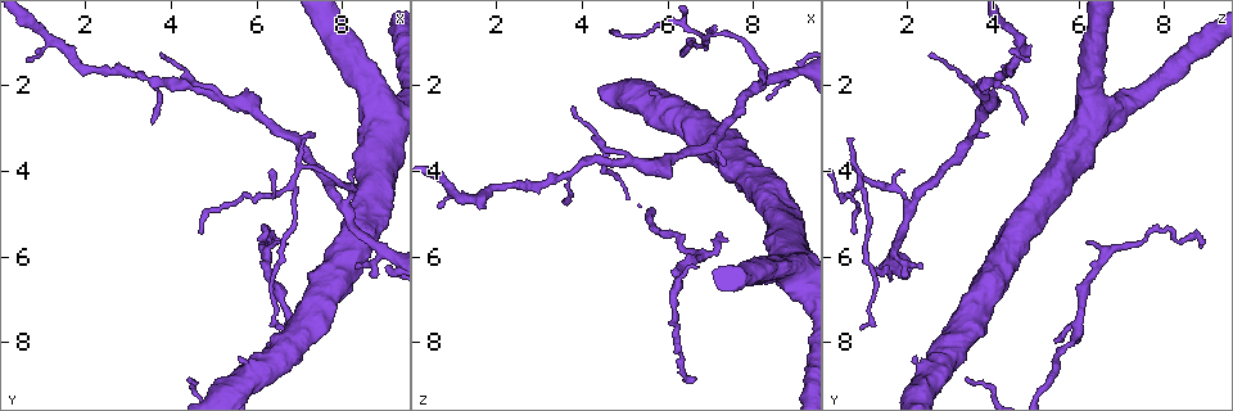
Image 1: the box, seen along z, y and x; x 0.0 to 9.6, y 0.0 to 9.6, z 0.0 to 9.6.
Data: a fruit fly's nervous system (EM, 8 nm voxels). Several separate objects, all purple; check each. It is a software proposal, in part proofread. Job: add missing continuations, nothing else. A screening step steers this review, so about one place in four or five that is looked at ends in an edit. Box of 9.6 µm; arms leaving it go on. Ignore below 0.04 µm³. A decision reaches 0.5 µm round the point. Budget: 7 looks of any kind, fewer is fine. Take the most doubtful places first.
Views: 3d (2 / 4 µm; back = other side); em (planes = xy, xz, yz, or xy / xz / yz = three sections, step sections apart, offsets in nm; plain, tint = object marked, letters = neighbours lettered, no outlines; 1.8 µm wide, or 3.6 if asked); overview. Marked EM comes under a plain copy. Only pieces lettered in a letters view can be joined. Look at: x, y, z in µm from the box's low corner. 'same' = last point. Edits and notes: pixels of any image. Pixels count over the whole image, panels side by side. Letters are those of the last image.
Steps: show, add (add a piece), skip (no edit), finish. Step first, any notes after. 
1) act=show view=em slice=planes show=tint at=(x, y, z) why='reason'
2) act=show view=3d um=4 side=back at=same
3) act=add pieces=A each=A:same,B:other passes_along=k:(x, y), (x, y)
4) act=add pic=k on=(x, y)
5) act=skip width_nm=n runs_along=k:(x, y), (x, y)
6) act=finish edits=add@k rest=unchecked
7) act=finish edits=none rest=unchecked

act=show view=em slice=planes show=letters at=(7.40, 7.95, 5.65) why='free end'

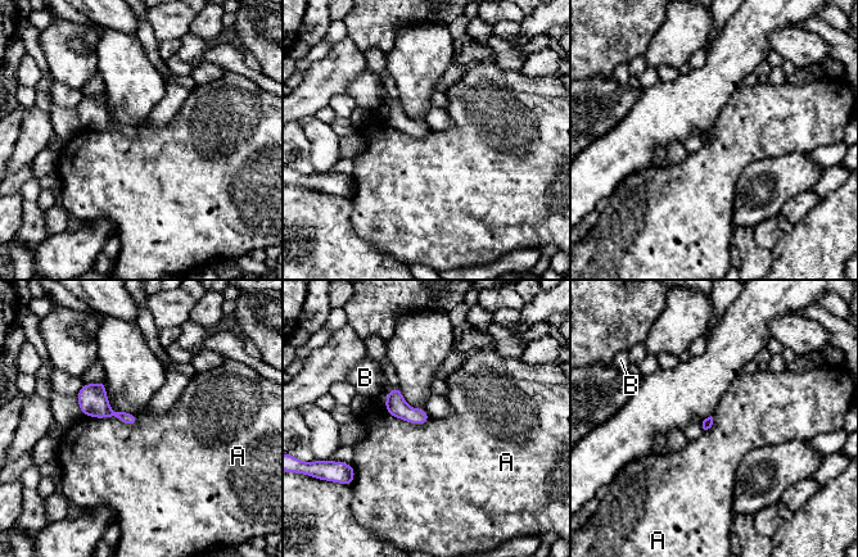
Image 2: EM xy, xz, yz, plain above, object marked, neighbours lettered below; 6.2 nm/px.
act=skip each=A:other,B:other found='none of them fits'

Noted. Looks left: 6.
act=show view=em slice=planes show=tint at=(0.55, 1.40, 4.75) why='an open end'

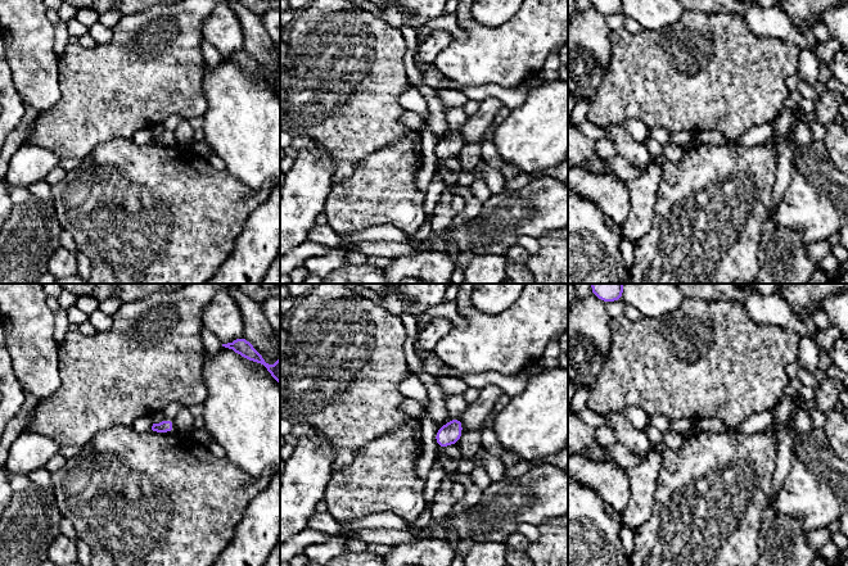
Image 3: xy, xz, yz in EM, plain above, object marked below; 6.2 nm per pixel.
act=show view=em slice=planes show=letters at=same why='see the neighbours'

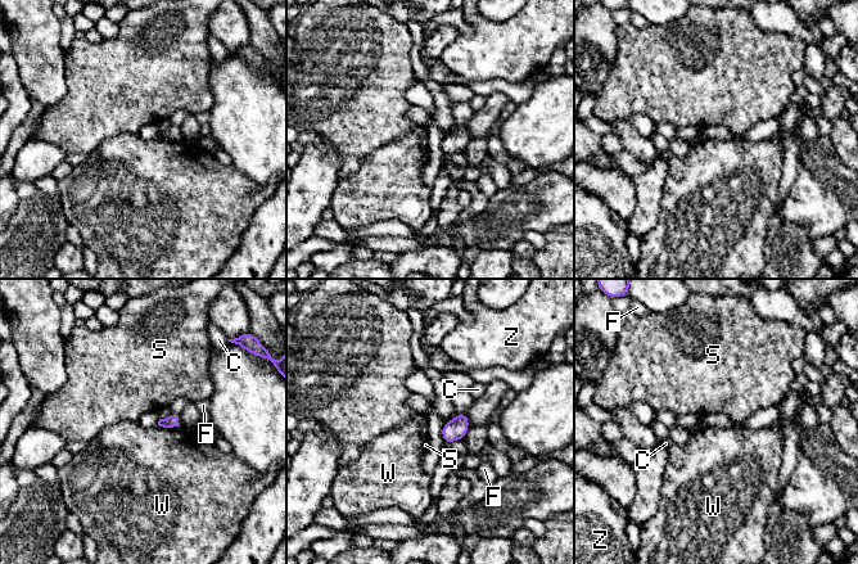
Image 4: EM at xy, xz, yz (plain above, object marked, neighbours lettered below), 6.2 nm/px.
act=skip longest_contact=W:140nm each=C:other,F:other,S:other,W:other,Z:other found='none of them fits'

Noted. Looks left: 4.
act=show view=3d um=2 at=(6.70, 5.75, 8.90) why='tapers out'

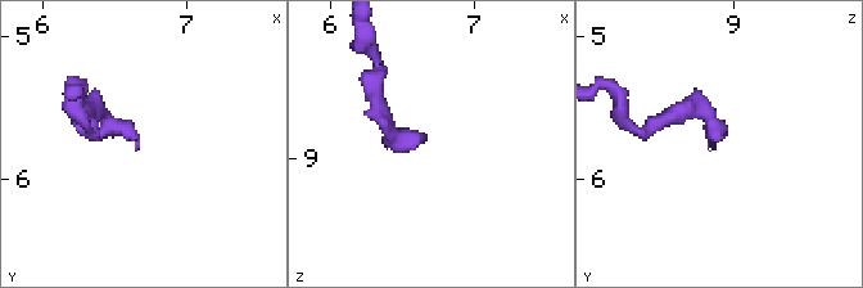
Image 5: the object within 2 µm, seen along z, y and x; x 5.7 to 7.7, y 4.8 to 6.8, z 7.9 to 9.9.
act=show view=em slice=xz step=8 show=tint at=(6.66, 5.76, 8.84)

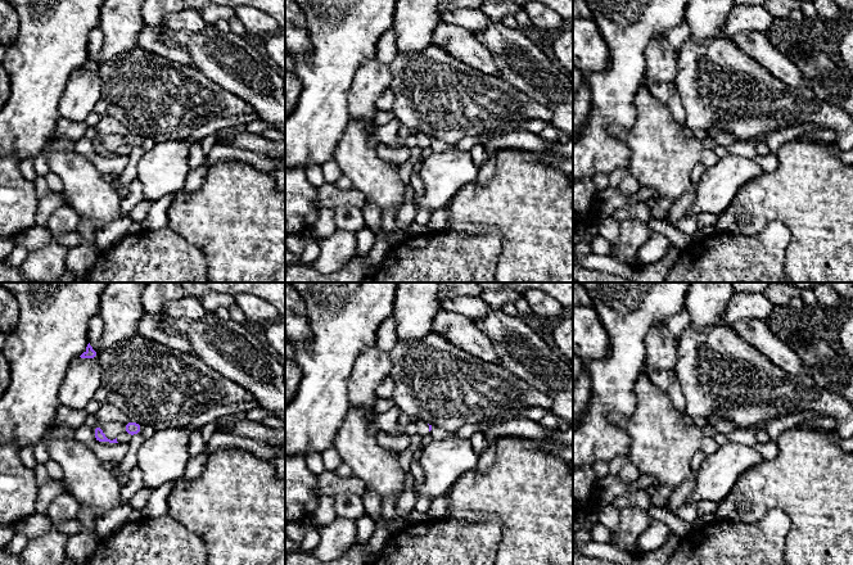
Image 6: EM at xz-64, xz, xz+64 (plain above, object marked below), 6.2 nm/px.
act=show view=em slice=planes show=letters at=same

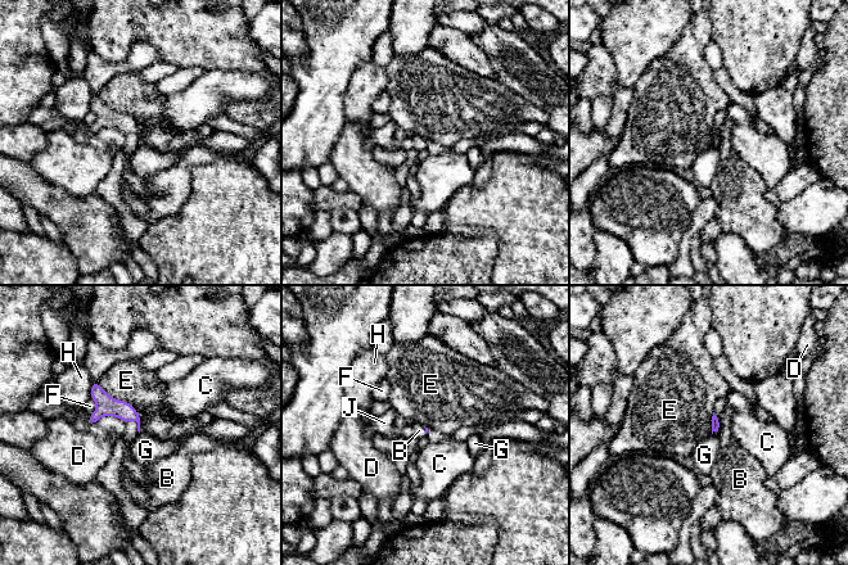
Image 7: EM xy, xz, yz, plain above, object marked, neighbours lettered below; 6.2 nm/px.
act=add pieces=B each=B:same,C:other,D:other,E:other,F:other,G:other,H:other,J:other passes_along=7:(106, 405), (136, 421), (131, 426) found='it goes on there'

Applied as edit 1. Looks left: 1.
act=finish edits=add@7 rest=unchecked

